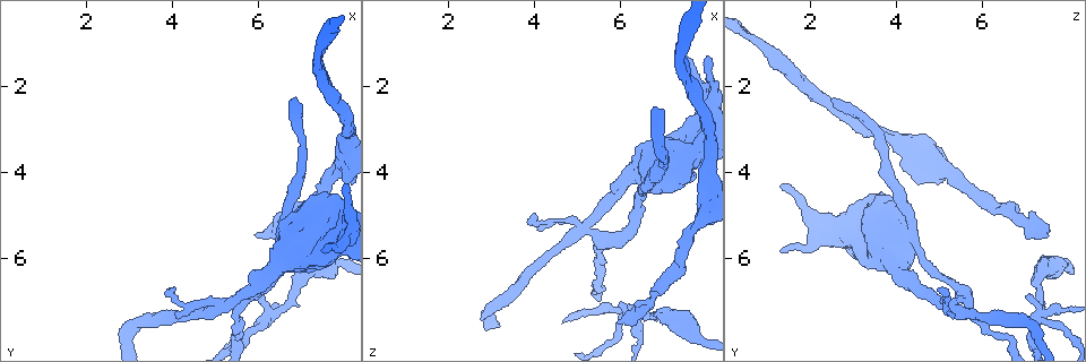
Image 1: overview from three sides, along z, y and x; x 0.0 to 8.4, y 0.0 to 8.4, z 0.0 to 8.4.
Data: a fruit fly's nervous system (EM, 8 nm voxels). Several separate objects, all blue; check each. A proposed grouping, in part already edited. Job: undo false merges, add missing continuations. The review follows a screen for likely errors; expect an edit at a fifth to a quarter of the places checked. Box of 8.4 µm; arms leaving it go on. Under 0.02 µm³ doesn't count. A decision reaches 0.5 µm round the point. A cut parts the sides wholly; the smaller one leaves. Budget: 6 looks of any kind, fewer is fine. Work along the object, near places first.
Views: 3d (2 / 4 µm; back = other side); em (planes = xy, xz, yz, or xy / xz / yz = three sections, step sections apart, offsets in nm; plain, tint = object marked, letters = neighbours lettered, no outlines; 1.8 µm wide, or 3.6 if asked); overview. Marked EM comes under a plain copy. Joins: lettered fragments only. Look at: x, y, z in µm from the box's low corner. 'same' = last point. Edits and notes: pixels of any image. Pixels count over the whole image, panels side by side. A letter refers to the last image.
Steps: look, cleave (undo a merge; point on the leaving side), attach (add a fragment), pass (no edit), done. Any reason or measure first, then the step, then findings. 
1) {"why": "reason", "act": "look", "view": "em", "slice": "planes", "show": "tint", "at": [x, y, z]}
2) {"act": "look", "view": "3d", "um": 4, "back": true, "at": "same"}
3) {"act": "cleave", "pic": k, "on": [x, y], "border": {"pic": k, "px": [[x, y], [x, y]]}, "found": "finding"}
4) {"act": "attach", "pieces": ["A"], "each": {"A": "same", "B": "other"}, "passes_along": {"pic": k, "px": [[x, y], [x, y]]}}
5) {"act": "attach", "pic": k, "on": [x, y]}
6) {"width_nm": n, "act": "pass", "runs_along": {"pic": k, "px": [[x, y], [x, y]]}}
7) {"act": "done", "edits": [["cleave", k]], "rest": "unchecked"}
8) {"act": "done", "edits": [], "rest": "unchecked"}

{"why": "four arms meet", "act": "look", "view": "em", "um": 3.6, "slice": "planes", "show": "letters", "at": [6.10, 7.45, 7.30]}

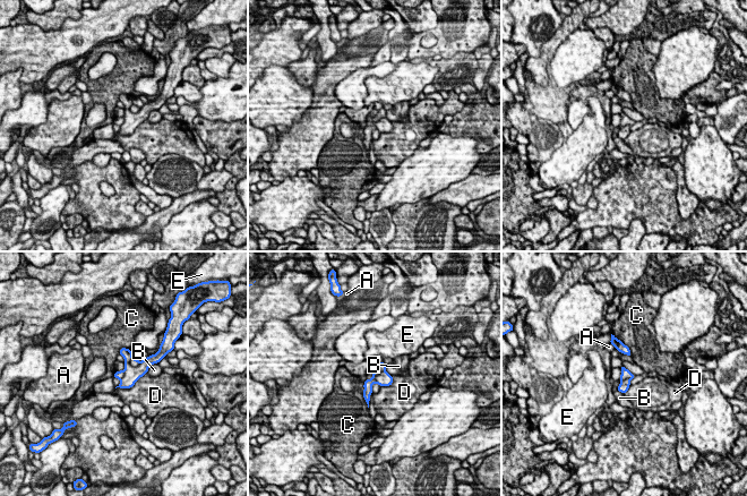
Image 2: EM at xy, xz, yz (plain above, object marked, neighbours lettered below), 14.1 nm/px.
{"act": "cleave", "pic": 2, "on": [135, 362], "each": {"A": "other", "B": "other", "C": "other", "D": "other", "E": "other"}, "border": {"pic": 2, "px": [[129, 360], [134, 366], [140, 361]]}, "found": "two neurons meet here"}

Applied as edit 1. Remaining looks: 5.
{"act": "look", "view": "em", "slice": "planes", "show": "tint", "at": [5.20, 7.10, 5.25]}

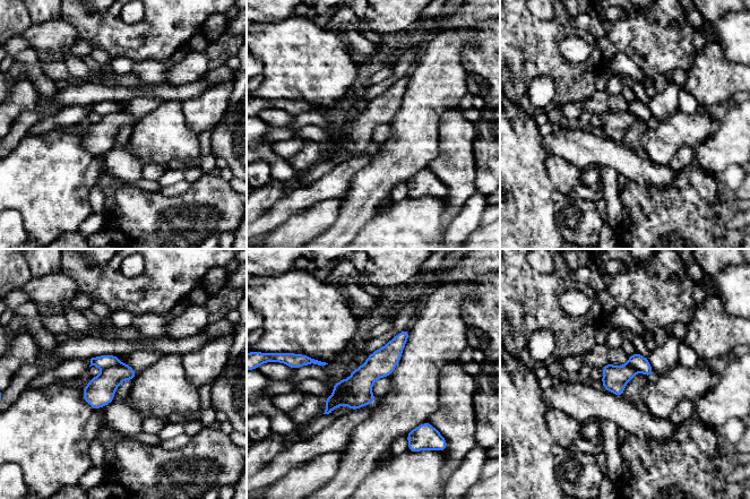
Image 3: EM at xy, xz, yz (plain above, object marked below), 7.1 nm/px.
{"act": "look", "view": "em", "slice": "planes", "show": "letters", "at": "same"}

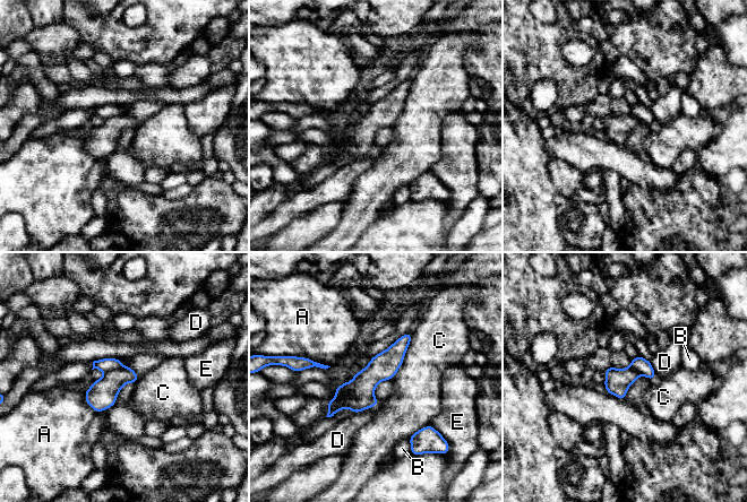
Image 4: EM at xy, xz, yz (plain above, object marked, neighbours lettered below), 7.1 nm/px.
{"longest_contact_nm": ["C", 380], "act": "cleave", "pic": 4, "on": [105, 365], "each": {"A": "other", "B": "other", "C": "other", "D": "other", "E": "other"}, "found": "two neurons meet here"}

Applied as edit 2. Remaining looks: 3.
{"why": "branch stops here", "act": "look", "view": "em", "um": 3.6, "slice": "planes", "show": "letters", "at": [7.50, 5.85, 1.35]}

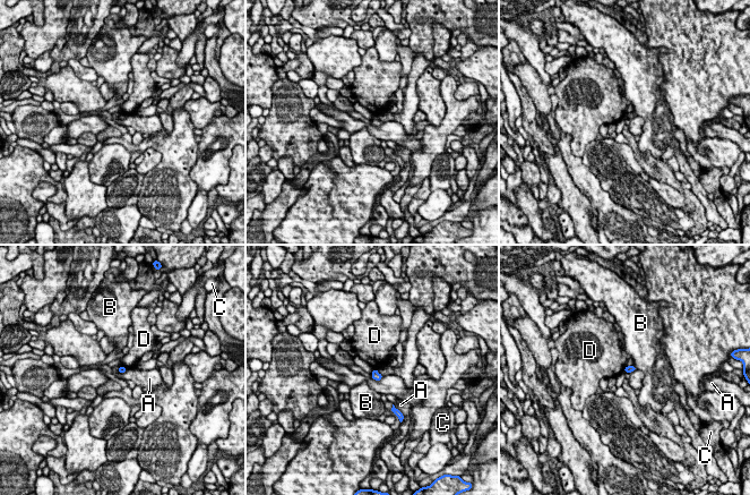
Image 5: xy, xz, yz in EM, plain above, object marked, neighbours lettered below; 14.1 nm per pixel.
{"act": "pass", "each": {"A": "other", "B": "other", "C": "other", "D": "other"}, "border": {"pic": 5, "px": [[377, 369], [384, 375]]}, "found": "none of them fits"}

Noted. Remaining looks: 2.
{"act": "done", "edits": [["cleave", 2], ["cleave", 4]], "rest": "unchecked"}

